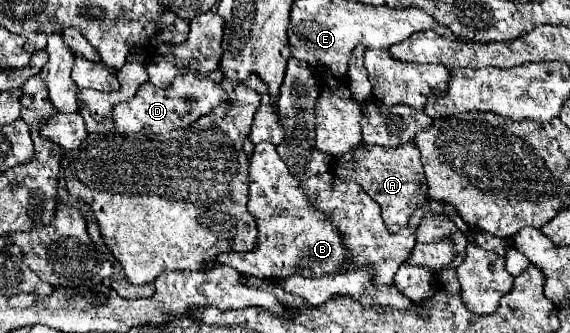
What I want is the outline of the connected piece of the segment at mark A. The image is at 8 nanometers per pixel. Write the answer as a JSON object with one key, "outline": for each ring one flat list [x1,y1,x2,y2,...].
{"outline":[[414,143,400,147,376,147,376,145,358,145,352,153,346,153,334,159,334,173,342,181,354,181,380,205,384,223,390,233,398,233,408,225,408,217,422,207,428,199,428,187,424,169,420,163,420,151]]}

